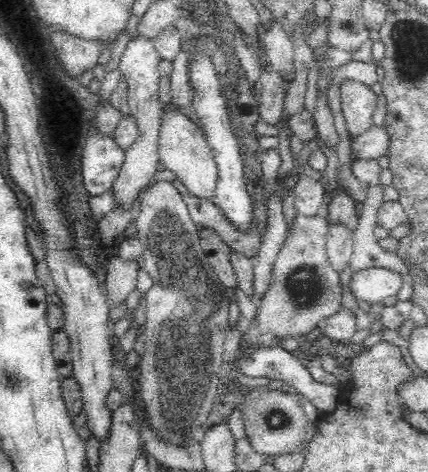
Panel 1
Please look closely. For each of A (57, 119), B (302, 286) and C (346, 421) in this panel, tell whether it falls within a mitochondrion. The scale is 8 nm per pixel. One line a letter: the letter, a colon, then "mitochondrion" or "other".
A: other
B: mitochondrion
C: other

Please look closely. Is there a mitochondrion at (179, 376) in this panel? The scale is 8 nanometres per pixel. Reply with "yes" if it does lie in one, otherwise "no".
yes

